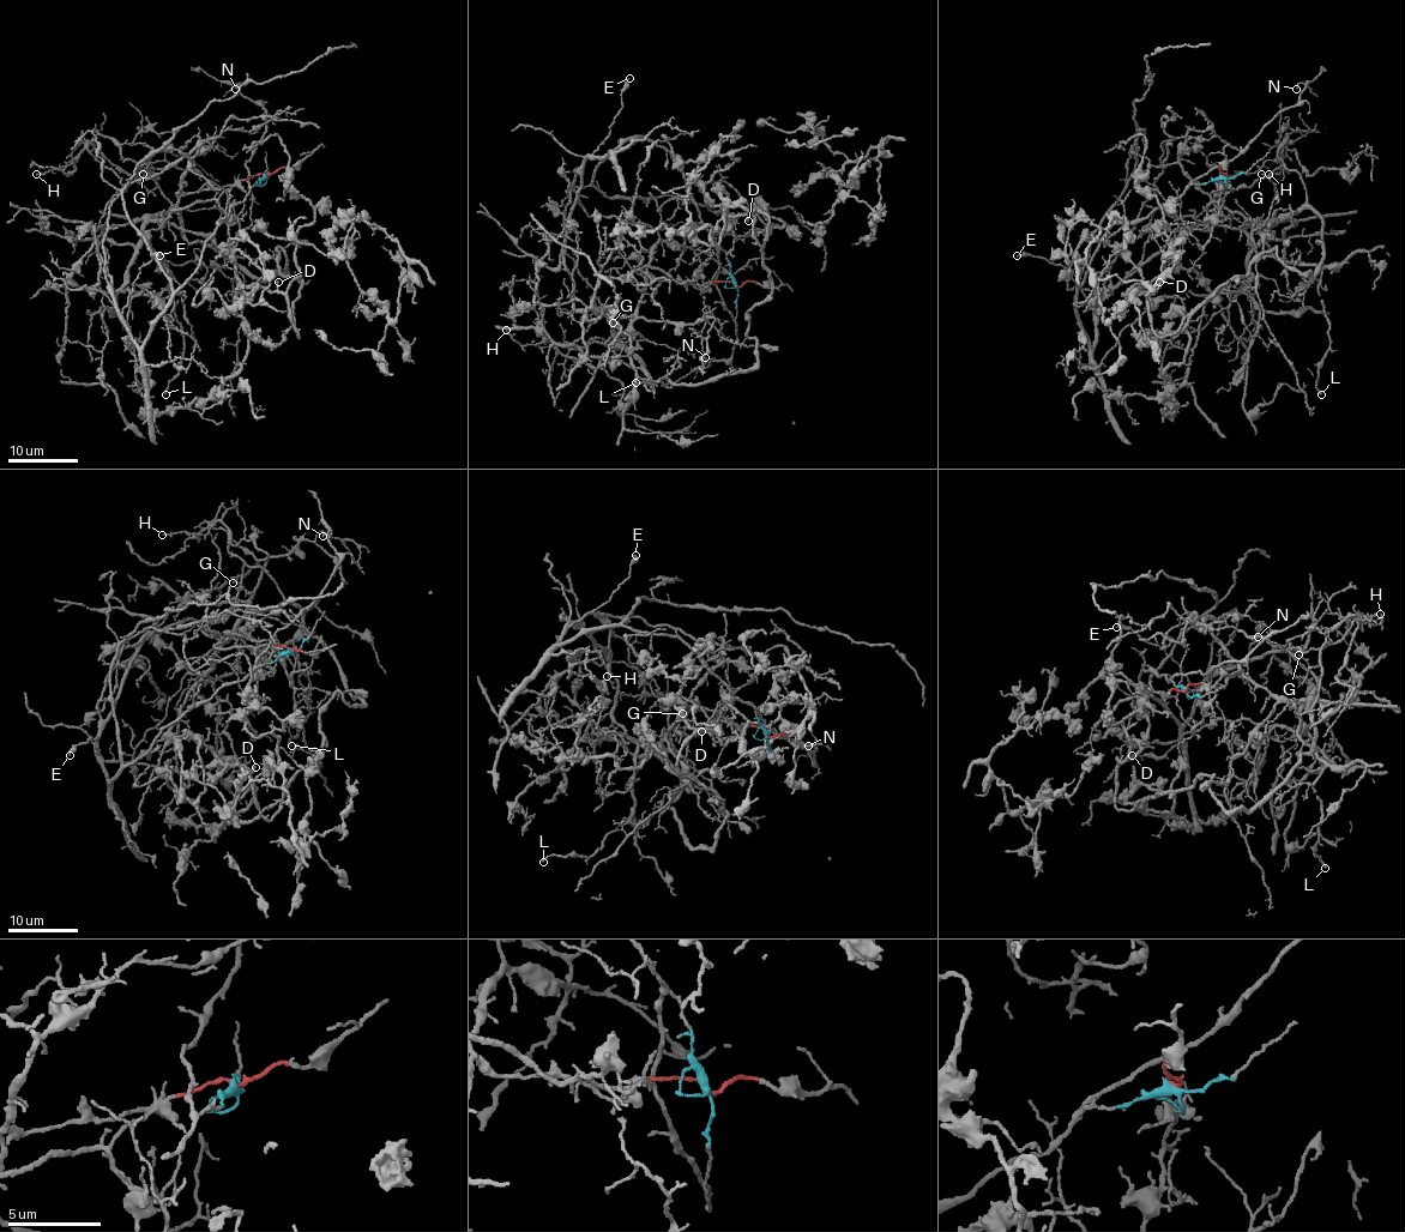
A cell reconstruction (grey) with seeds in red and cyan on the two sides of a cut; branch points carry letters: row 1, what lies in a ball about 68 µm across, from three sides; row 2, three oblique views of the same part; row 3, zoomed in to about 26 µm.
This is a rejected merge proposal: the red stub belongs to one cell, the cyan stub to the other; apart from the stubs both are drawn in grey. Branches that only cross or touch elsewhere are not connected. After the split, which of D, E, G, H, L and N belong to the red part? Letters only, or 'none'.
D, G, H, L

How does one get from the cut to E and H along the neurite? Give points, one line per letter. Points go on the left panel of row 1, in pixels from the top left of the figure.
E: (265, 176), (219, 224), (204, 247), (197, 271), (138, 345), (122, 312), (140, 267), (151, 255), (160, 255)
H: (265, 176), (186, 192), (163, 221), (149, 221), (170, 201), (148, 171), (98, 134), (58, 169), (36, 175)

